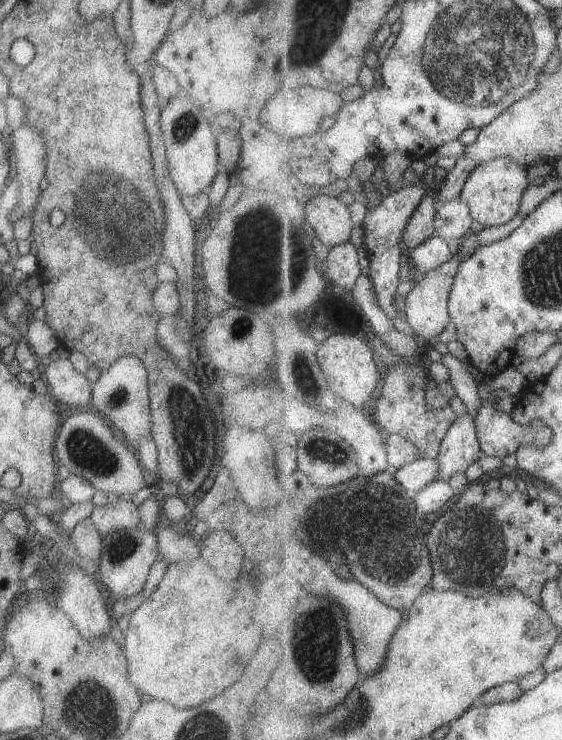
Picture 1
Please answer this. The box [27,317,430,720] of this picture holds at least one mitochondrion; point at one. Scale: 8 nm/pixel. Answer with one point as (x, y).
(319, 640)

